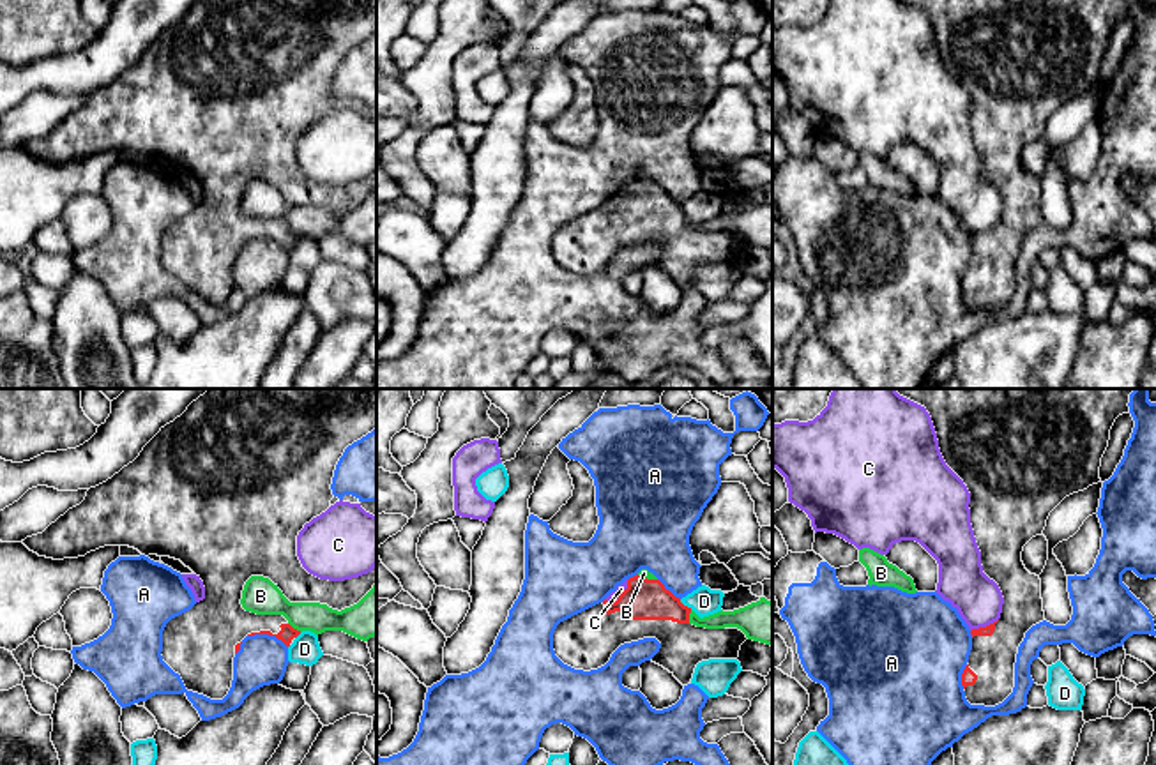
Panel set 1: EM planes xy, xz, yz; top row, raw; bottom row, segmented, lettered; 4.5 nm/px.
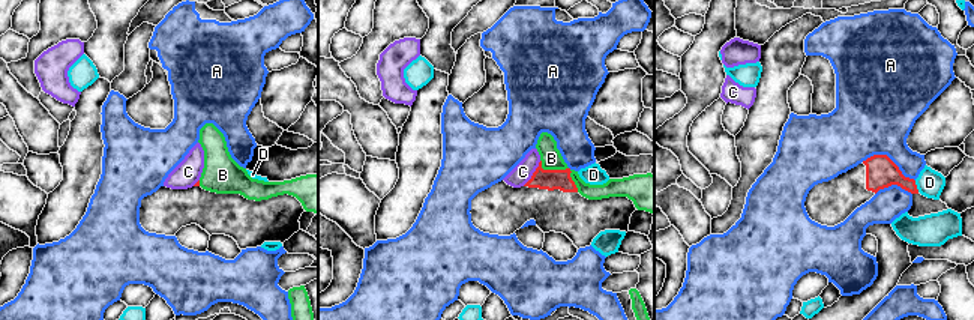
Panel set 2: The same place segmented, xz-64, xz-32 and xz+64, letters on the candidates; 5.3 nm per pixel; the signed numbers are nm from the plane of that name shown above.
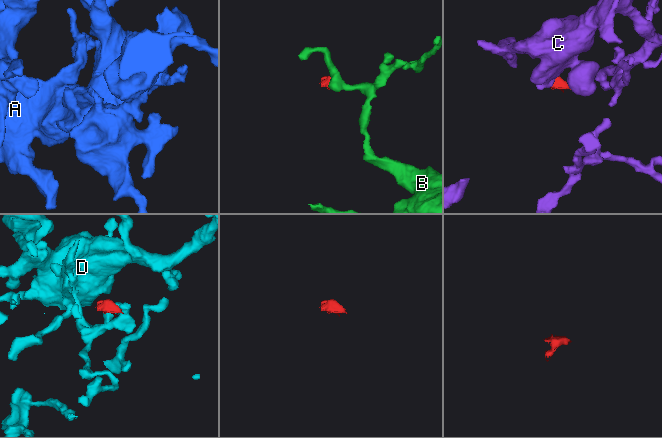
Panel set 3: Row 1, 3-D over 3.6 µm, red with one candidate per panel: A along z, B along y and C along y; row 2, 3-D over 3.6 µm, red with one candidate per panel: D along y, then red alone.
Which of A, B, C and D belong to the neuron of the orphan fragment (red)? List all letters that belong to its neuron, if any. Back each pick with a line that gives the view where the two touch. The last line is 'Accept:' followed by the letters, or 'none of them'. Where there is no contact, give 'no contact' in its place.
Accept: none of them

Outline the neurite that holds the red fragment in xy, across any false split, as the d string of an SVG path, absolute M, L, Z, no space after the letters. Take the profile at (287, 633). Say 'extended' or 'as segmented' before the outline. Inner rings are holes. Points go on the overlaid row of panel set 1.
extended; M209 389L203 396L193 401L187 410L173 422L161 428L161 431L143 447L140 456L124 466L106 482L90 488L85 500L69 509L55 523L51 523L42 534L27 537L21 541L30 551L39 557L64 560L85 557L104 546L129 546L138 549L141 555L157 555L180 560L189 567L205 587L205 599L196 602L189 611L171 618L163 631L163 661L180 675L187 691L203 694L210 700L223 700L233 680L233 657L240 650L240 643L246 636L269 634L281 640L286 647L300 634L293 629L283 615L256 615L246 611L240 604L242 590L251 576L269 578L290 602L320 602L332 610L345 610L357 604L376 583L376 565L371 572L345 581L320 579L309 574L297 557L297 535L313 518L320 516L331 507L334 498L331 484L336 465L343 456L345 449L354 442L361 440L376 428L376 389Z

